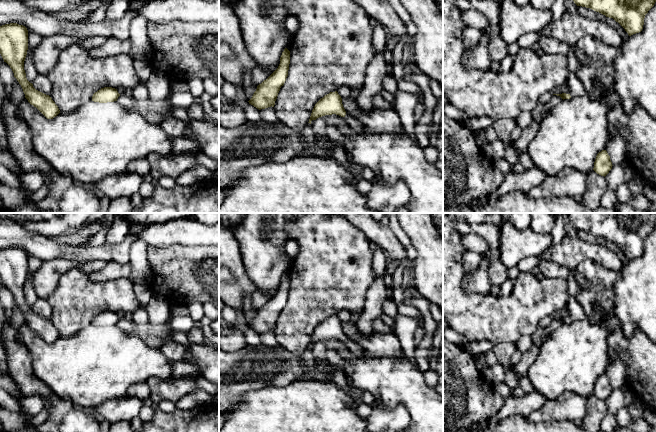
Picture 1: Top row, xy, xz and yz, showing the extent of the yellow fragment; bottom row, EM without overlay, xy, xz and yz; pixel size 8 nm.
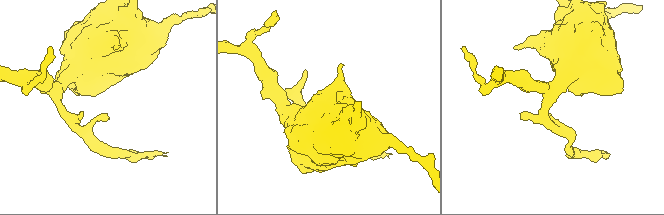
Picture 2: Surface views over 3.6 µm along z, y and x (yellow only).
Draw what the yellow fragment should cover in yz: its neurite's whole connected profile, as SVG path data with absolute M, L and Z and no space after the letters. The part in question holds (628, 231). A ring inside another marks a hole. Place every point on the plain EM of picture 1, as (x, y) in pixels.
M565 213L577 230L605 239L605 246L617 254L623 266L643 253L644 242L656 226L656 213Z

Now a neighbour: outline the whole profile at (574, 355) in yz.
M586 319L556 328L541 344L537 358L527 371L534 391L551 401L564 393L582 397L593 394L597 378L606 373L610 364L608 339L611 331L600 322L590 323Z

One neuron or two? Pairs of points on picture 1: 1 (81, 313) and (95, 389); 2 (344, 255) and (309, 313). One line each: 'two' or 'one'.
1: two
2: one

